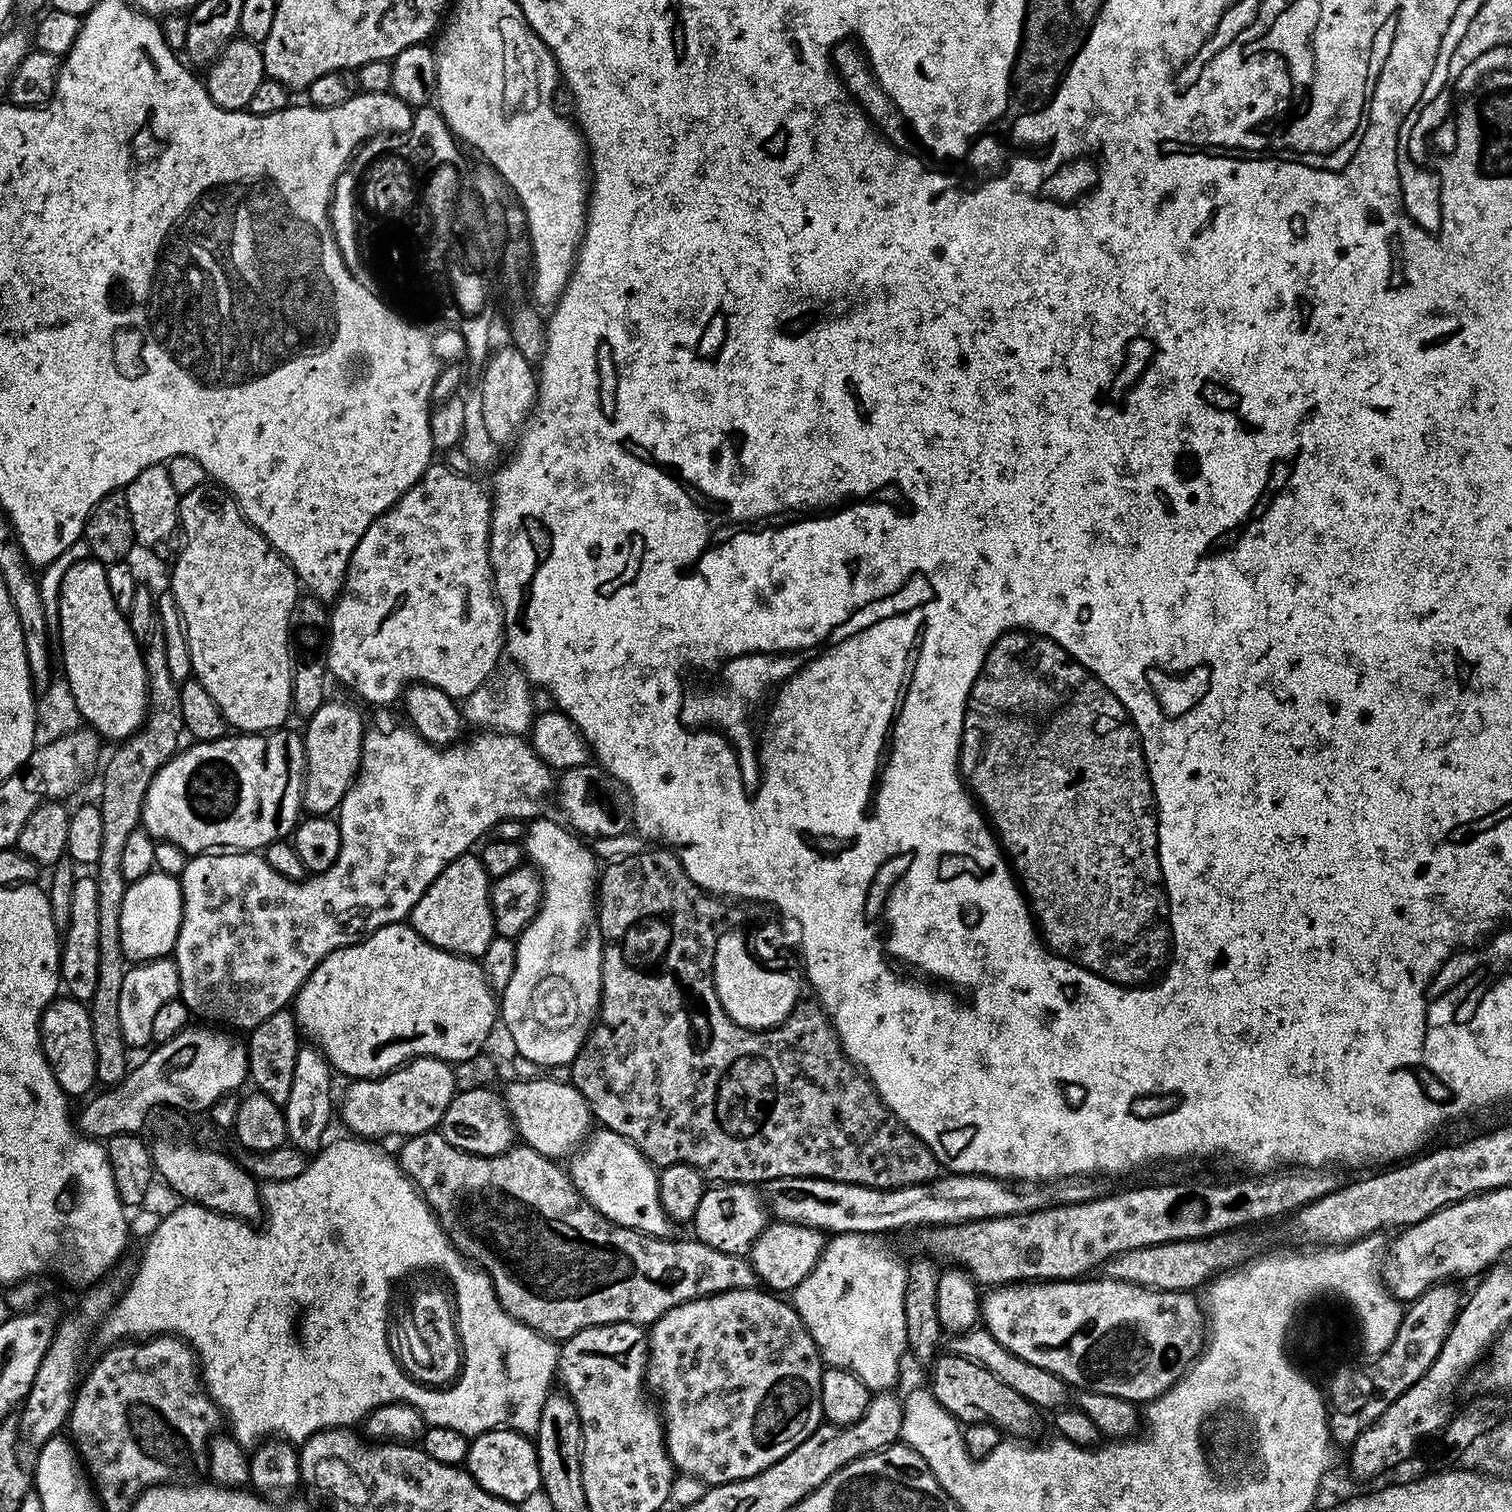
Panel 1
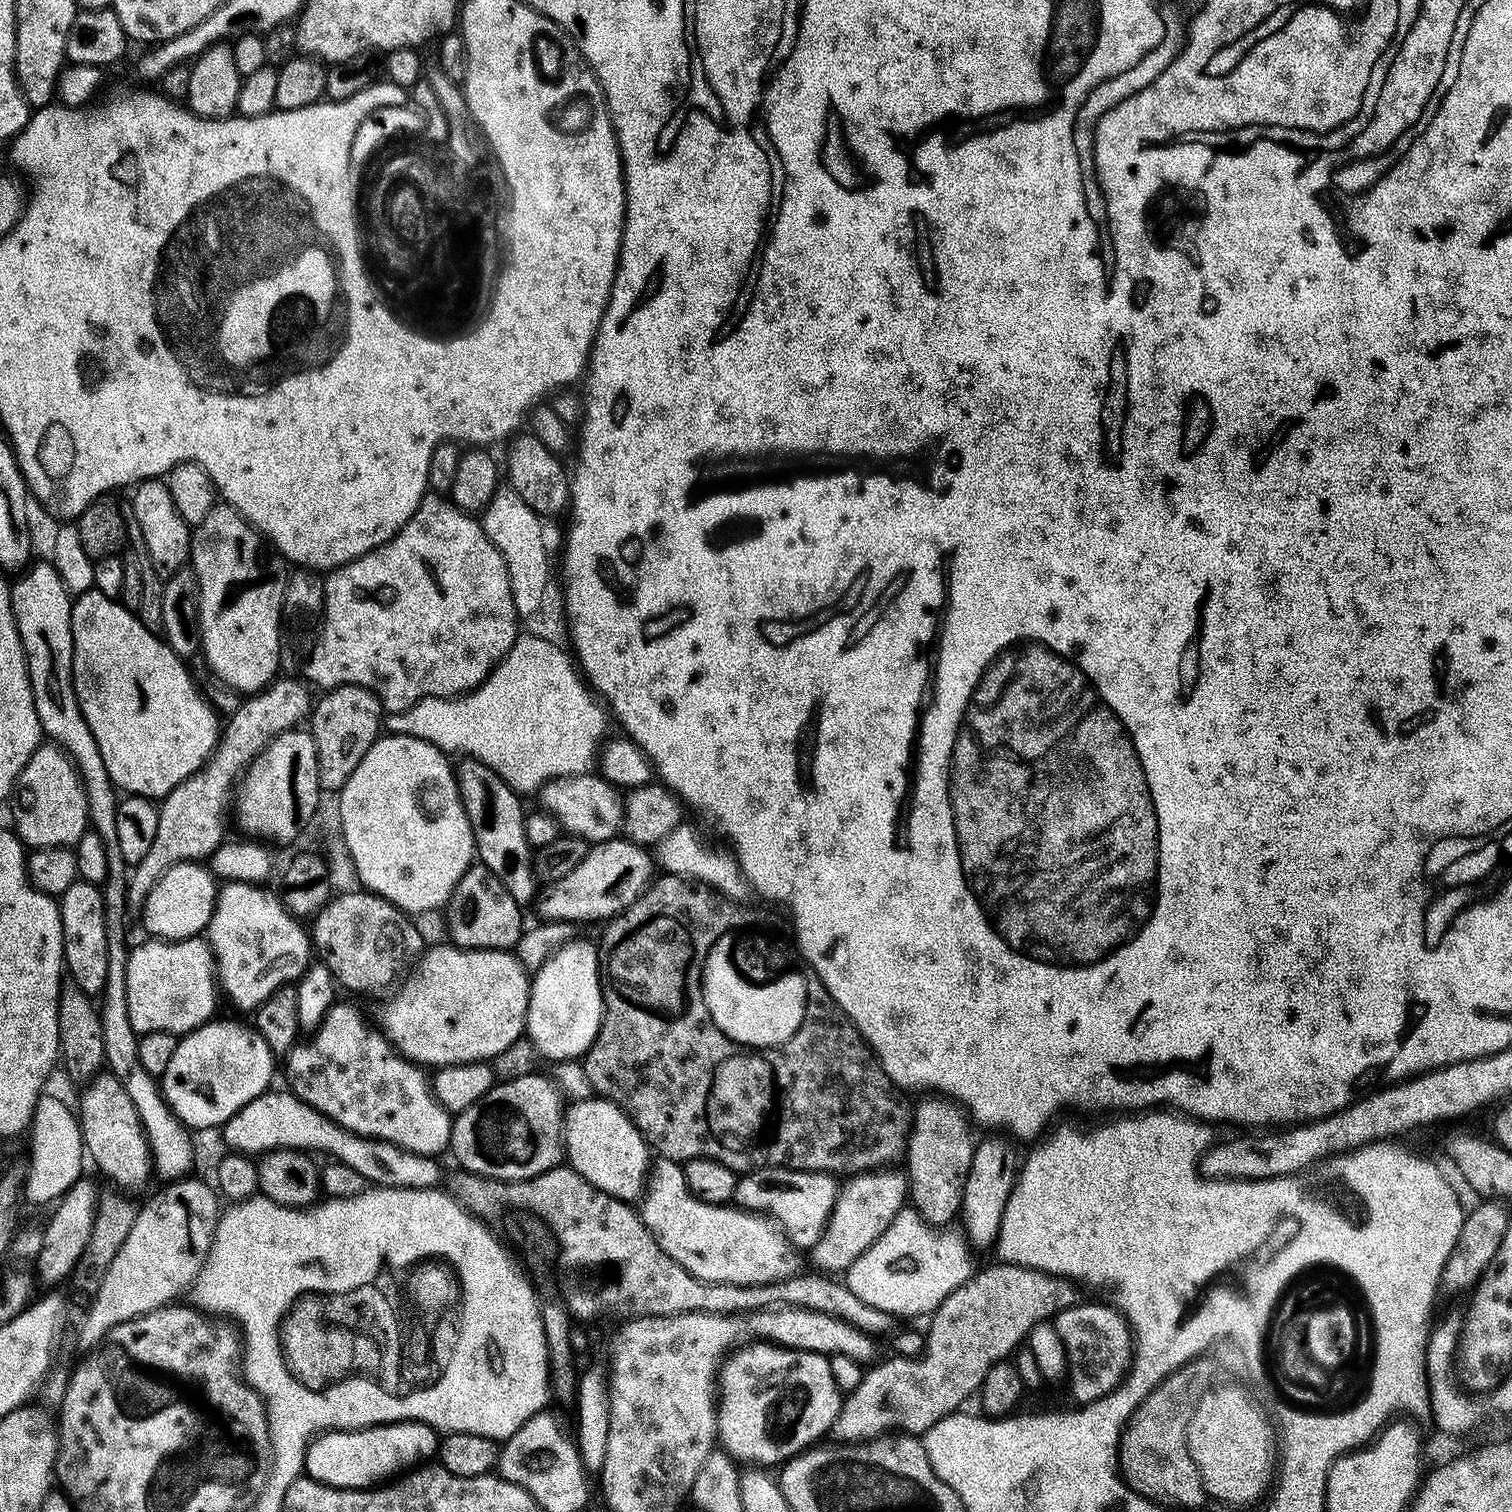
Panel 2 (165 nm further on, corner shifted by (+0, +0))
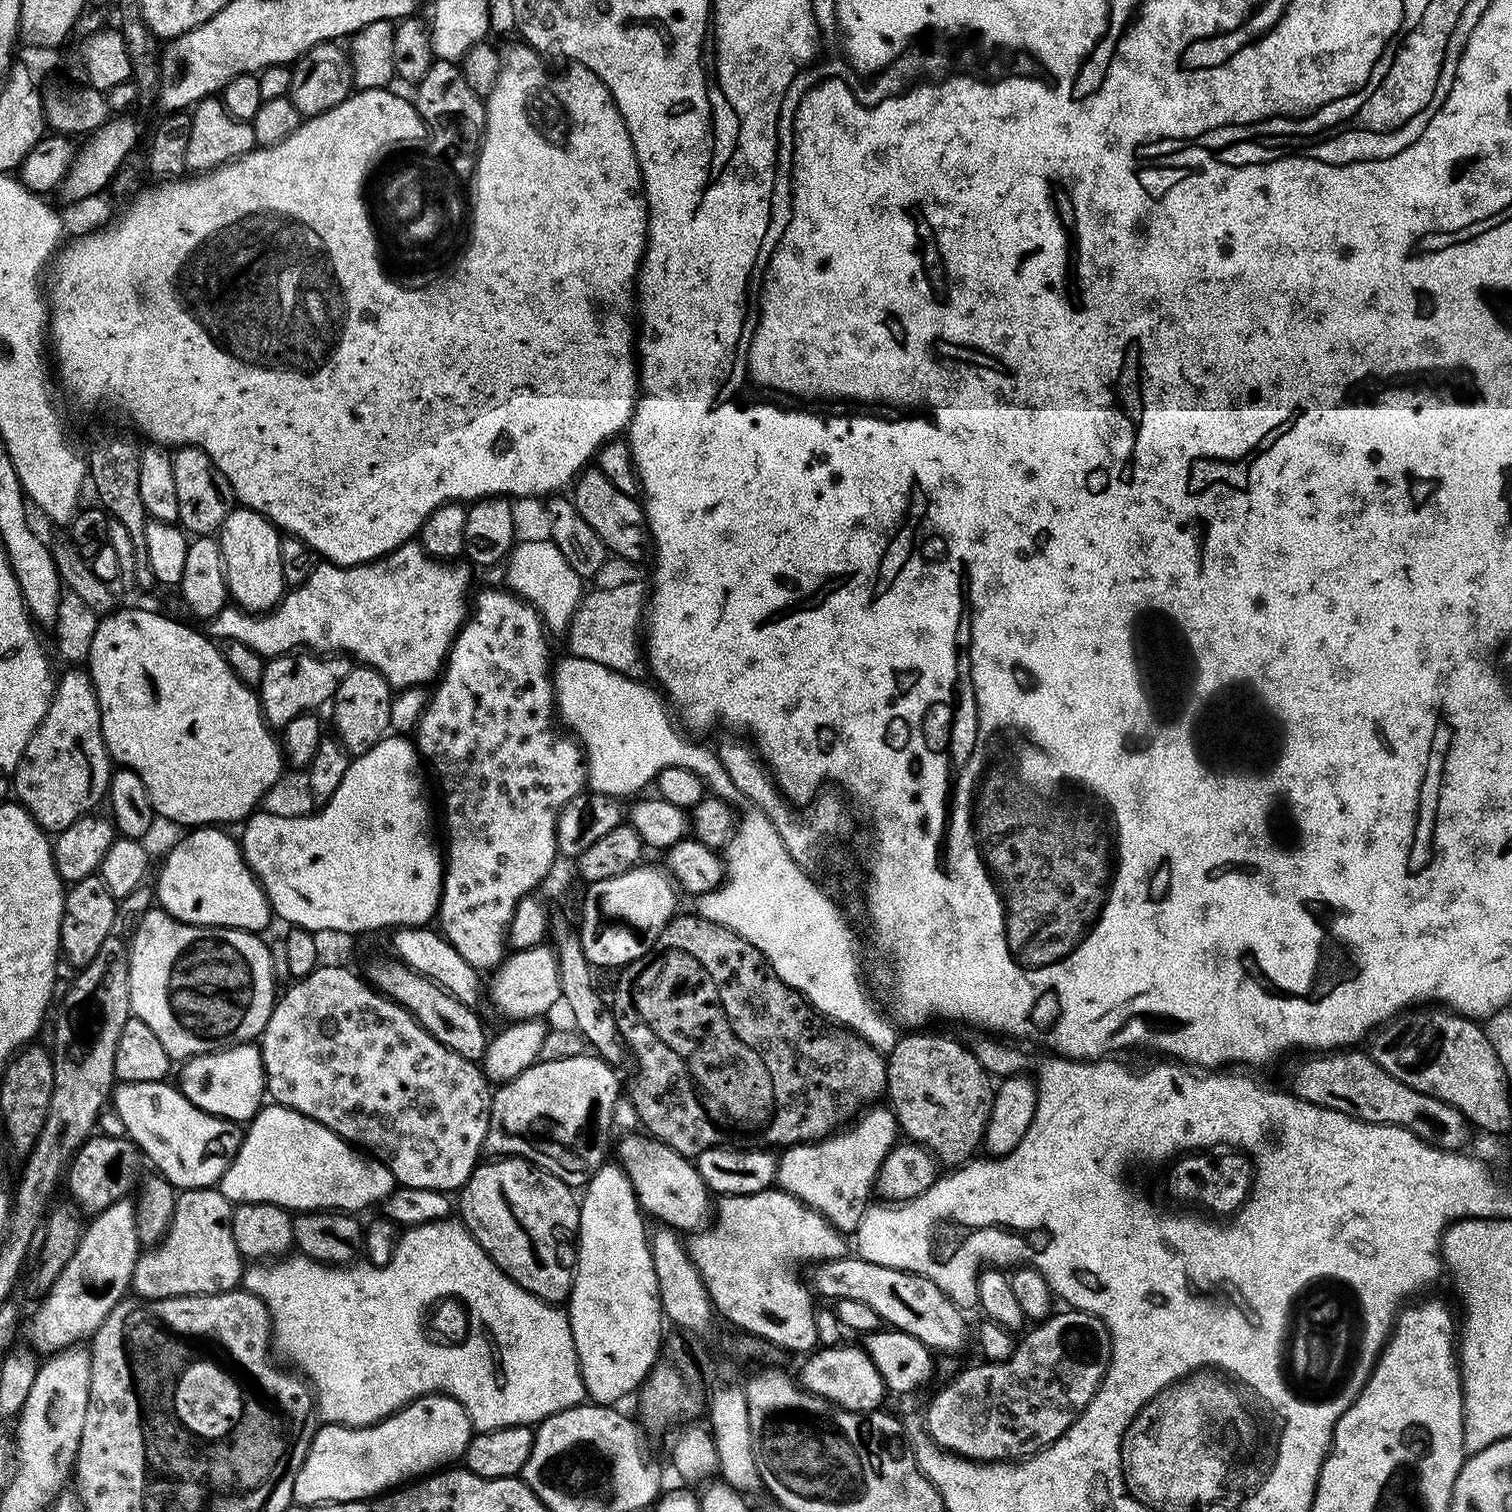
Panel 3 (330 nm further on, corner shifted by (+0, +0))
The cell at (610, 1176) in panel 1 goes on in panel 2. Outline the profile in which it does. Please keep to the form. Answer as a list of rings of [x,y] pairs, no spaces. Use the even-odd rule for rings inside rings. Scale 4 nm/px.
[[[657,1159],[651,1165],[646,1191],[638,1211],[652,1237],[676,1263],[680,1263],[691,1275],[706,1283],[770,1284],[798,1276],[801,1253],[793,1247],[787,1233],[776,1220],[759,1212],[749,1212],[739,1206],[707,1204],[693,1194],[684,1177],[684,1169],[675,1160]]]

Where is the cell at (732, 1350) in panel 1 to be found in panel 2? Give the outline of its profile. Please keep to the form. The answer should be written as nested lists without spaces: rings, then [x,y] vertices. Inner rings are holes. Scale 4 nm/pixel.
[[[748,1342],[737,1347],[720,1365],[716,1430],[723,1451],[733,1461],[749,1460],[752,1466],[783,1465],[806,1448],[813,1447],[819,1436],[827,1437],[838,1418],[842,1393],[830,1374],[828,1357],[802,1348],[785,1348],[771,1342]]]

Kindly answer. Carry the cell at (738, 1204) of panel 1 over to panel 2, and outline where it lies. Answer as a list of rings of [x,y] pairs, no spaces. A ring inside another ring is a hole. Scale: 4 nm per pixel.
[[[756,1168],[736,1181],[735,1203],[749,1212],[769,1214],[787,1233],[794,1248],[810,1250],[828,1224],[839,1192],[837,1177],[826,1172],[803,1172],[800,1168]]]

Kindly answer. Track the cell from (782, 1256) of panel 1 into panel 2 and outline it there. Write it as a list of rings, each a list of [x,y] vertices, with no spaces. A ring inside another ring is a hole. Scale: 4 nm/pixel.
[[[903,1171],[857,1172],[847,1177],[836,1196],[836,1204],[818,1242],[810,1249],[812,1260],[824,1274],[847,1273],[848,1267],[888,1229],[909,1199],[908,1177]]]

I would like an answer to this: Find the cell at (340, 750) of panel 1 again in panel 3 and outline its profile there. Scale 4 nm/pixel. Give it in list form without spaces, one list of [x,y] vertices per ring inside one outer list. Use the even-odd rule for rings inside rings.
[[[354,666],[350,674],[342,678],[335,696],[330,701],[332,724],[336,727],[335,739],[339,740],[340,745],[353,757],[361,756],[389,735],[392,727],[390,706],[393,695],[393,688],[373,668]]]

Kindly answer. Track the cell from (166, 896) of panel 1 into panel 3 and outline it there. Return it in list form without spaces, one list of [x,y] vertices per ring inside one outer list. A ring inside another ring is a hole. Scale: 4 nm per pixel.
[[[201,826],[189,831],[168,852],[164,865],[160,868],[160,877],[154,883],[154,896],[159,907],[175,920],[183,924],[203,924],[222,928],[240,928],[243,932],[263,933],[268,920],[273,919],[272,909],[268,907],[268,899],[260,881],[248,868],[240,845],[235,839],[227,836],[227,831],[216,826]]]

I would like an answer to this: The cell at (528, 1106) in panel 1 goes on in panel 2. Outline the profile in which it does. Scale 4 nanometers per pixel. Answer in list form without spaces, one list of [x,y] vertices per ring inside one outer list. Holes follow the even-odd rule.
[[[607,1098],[569,1103],[564,1114],[564,1127],[567,1163],[582,1174],[586,1182],[625,1203],[633,1203],[643,1195],[650,1171],[650,1145],[620,1105]]]

